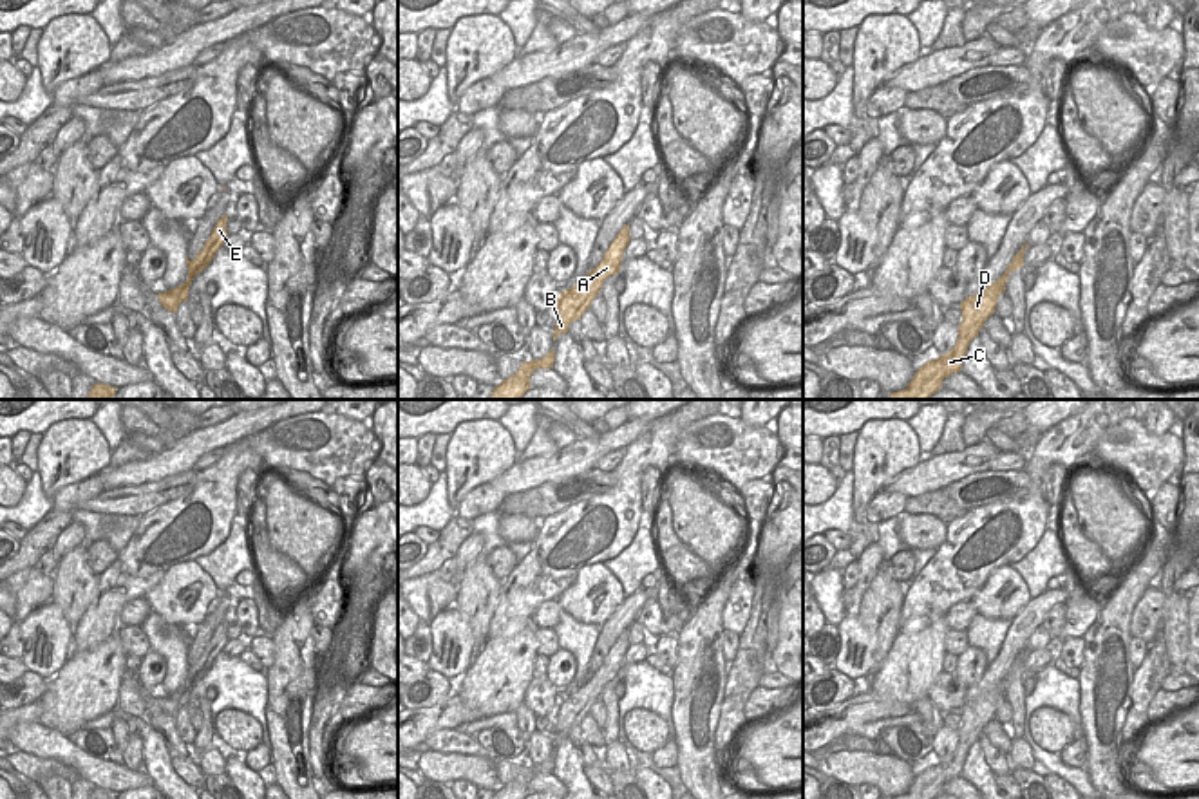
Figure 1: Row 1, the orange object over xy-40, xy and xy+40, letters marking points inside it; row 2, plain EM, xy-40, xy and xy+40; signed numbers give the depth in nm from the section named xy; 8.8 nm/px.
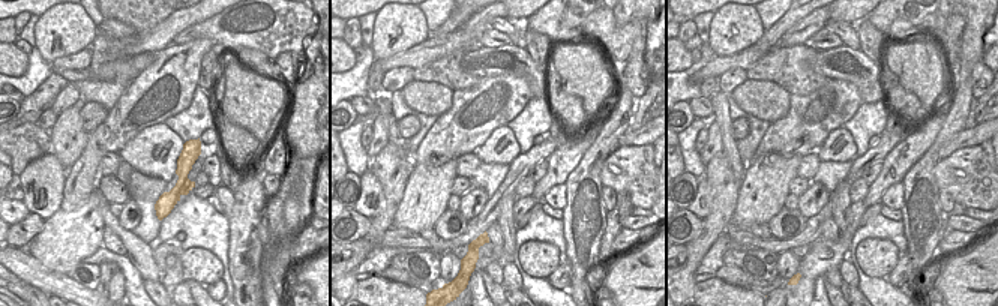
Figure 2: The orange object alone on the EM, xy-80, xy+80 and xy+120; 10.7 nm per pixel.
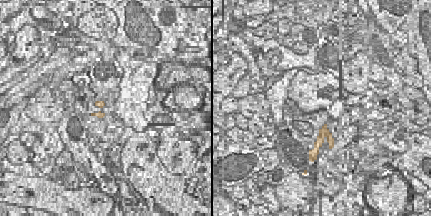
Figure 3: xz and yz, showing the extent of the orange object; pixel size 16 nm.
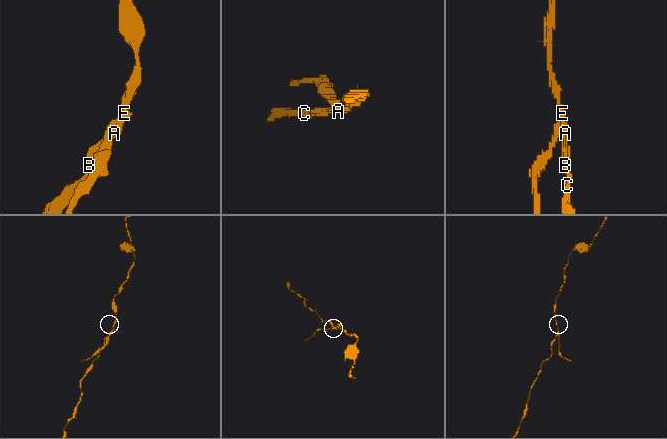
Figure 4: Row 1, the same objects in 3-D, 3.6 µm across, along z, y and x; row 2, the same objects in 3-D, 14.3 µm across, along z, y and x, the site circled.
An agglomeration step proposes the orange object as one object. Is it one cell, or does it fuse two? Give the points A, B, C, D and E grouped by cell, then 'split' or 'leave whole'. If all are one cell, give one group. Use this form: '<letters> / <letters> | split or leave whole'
A E / B C D | split

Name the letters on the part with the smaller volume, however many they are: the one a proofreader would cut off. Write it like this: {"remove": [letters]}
{"remove": ["B", "C", "D"]}

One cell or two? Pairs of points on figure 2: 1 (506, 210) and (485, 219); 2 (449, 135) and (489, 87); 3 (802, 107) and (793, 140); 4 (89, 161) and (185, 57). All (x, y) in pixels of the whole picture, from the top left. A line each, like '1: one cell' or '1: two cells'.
1: two cells
2: one cell
3: one cell
4: one cell

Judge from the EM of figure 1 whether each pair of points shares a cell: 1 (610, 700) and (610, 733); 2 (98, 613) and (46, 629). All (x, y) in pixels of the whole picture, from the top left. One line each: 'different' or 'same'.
1: same
2: different

